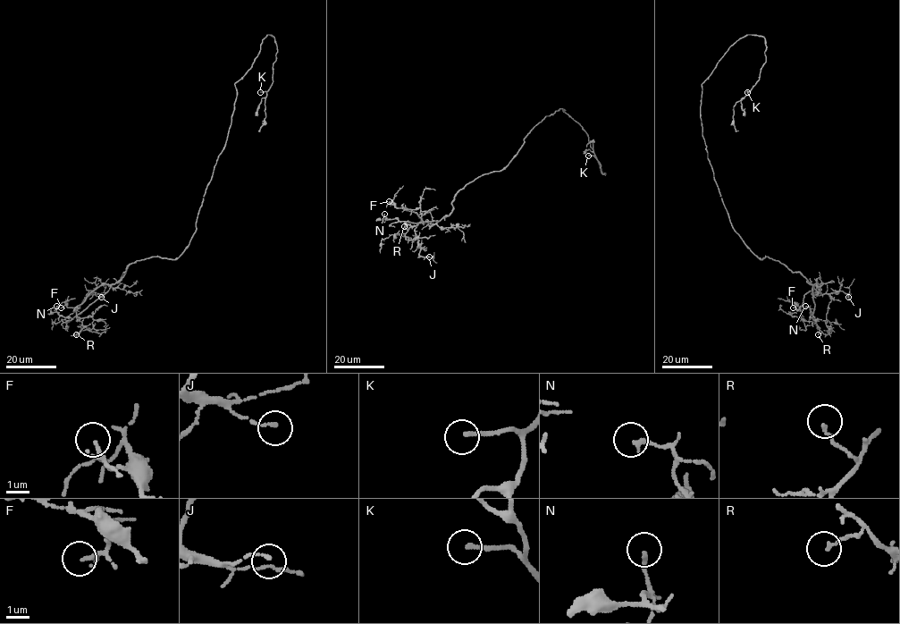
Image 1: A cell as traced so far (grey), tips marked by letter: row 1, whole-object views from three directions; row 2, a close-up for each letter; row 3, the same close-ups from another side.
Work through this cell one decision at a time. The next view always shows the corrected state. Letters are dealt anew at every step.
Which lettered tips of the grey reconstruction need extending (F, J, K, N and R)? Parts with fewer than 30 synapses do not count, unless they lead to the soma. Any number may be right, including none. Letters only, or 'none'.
K

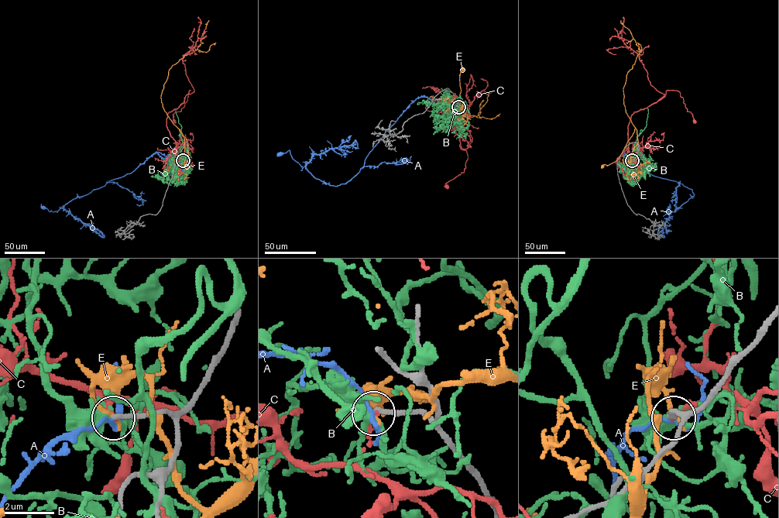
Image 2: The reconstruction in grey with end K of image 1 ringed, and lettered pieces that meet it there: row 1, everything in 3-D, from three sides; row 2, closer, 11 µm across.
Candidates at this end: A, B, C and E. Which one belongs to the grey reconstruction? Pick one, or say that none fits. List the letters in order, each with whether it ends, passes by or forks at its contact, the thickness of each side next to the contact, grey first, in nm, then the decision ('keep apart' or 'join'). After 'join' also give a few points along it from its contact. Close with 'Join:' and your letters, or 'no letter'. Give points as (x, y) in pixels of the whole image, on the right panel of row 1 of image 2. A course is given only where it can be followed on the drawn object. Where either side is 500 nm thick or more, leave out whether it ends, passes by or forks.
A: it passes by | 200/140 nm | keep apart
B: it forks | 190/280 nm | keep apart
C: it ends | 200/150 nm | keep apart
E: it ends | 200/140 nm | keep apart
Join: no letter

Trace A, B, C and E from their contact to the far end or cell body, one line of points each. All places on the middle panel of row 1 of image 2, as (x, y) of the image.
A: (458, 107), (416, 98), (359, 171), (337, 186), (317, 179), (289, 150), (279, 153)
B: (458, 107), (454, 106), (455, 112), (463, 103), (452, 97), (437, 105), (423, 101), (416, 104)
C: (458, 107), (437, 102), (468, 156), (464, 172), (445, 183), (447, 187)
E: (458, 107), (465, 105), (464, 114), (451, 111), (460, 104), (459, 77), (463, 70)

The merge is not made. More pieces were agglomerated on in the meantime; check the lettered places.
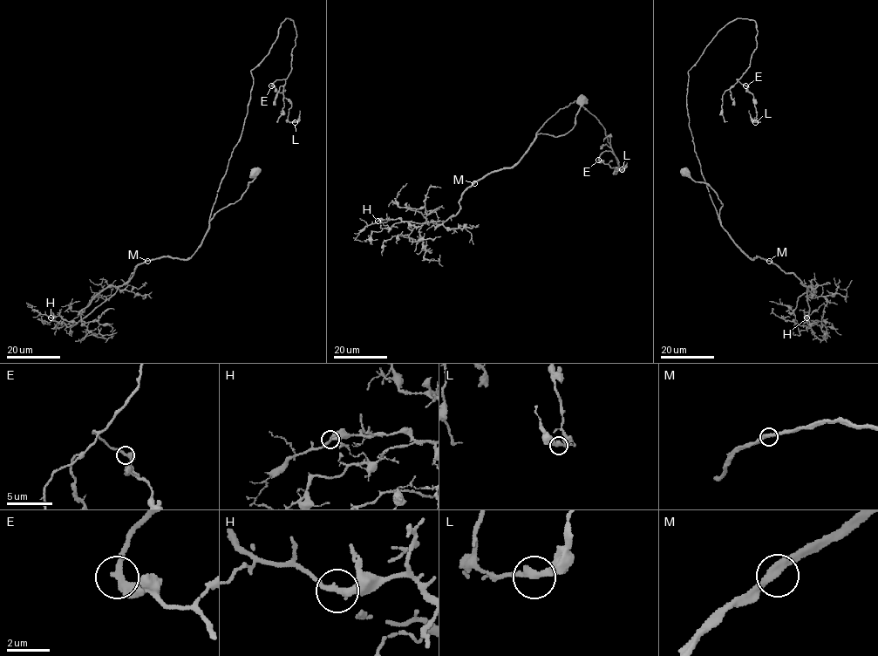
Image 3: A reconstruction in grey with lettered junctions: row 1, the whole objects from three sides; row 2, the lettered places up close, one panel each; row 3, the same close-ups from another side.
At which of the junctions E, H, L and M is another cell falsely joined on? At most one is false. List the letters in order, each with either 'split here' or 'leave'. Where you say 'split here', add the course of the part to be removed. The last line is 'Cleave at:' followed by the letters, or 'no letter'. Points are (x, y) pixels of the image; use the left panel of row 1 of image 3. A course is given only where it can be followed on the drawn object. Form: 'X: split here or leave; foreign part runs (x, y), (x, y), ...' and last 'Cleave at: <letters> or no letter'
E: leave
H: leave
L: leave
M: leave
Cleave at: no letter

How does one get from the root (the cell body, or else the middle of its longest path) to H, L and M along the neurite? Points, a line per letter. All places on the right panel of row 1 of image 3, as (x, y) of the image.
H: (684, 173), (717, 194), (720, 225), (748, 257), (769, 260), (806, 287), (806, 317)
L: (684, 173), (717, 194), (719, 220), (689, 126), (688, 71), (738, 18), (756, 23), (737, 79), (755, 122)
M: (684, 173), (707, 183), (717, 194), (722, 204), (720, 225), (734, 242), (752, 259), (769, 261)

